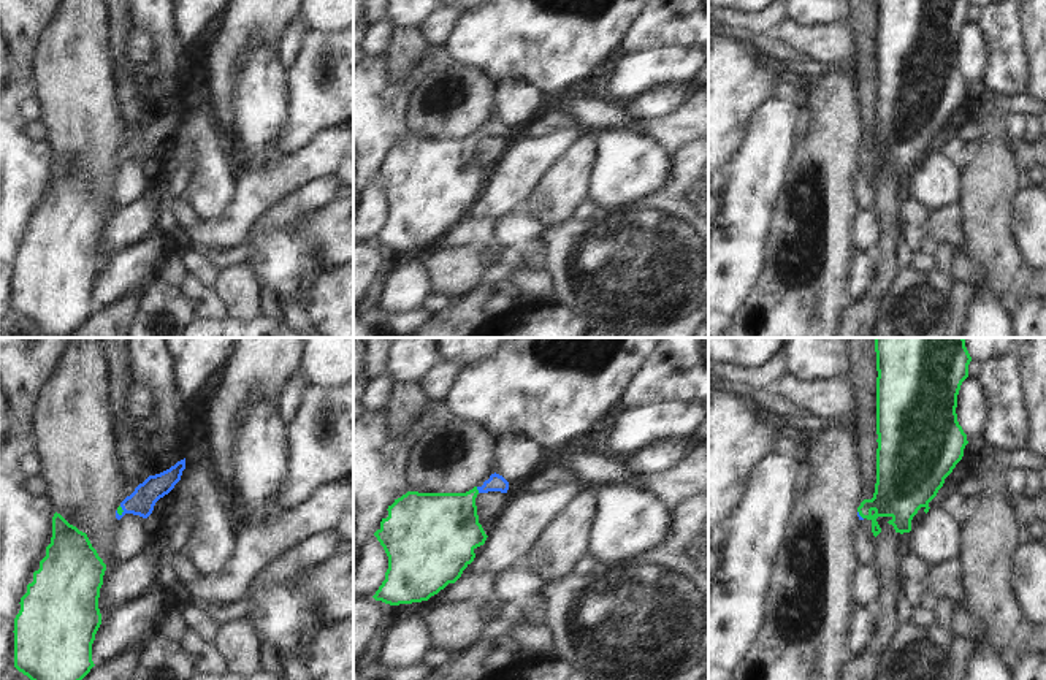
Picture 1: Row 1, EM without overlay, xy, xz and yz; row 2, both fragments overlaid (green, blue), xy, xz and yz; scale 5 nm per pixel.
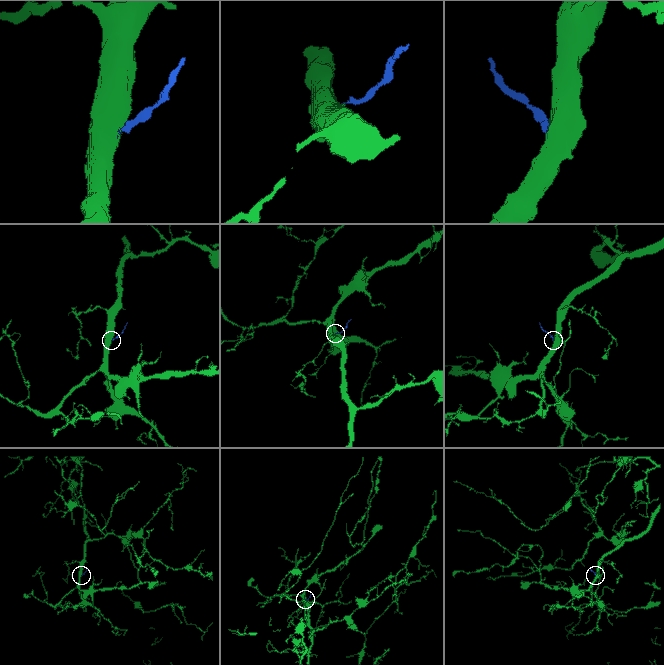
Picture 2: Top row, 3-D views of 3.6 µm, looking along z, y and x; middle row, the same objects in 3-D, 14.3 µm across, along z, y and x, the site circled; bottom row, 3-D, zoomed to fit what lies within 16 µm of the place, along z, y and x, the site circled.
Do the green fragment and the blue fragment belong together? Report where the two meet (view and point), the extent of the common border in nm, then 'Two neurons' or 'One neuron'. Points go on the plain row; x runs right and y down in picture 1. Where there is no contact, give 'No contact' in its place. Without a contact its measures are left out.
Touches green at xz (477, 135). Shared border 40 nm. One neuron

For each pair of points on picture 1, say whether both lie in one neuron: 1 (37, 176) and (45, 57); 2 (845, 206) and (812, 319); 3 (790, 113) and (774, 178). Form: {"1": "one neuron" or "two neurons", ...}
{"1": "two neurons", "2": "one neuron", "3": "one neuron"}

